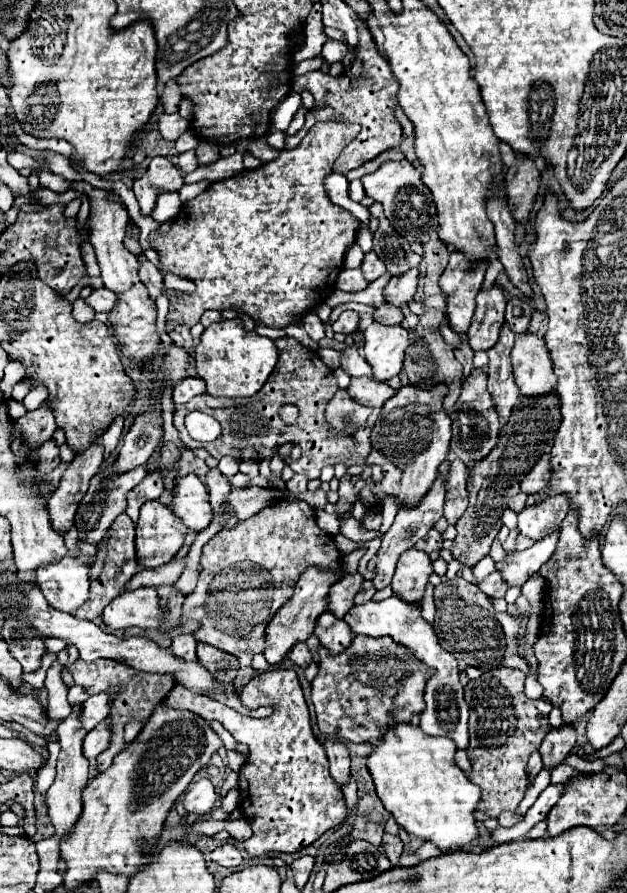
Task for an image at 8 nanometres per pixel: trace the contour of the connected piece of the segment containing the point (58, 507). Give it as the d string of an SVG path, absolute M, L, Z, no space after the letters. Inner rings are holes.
M91 443L89 449L75 455L75 459L67 465L67 471L57 487L57 491L47 501L47 511L51 515L51 527L65 535L73 527L73 519L77 507L87 493L91 477L99 471L103 461L103 447Z

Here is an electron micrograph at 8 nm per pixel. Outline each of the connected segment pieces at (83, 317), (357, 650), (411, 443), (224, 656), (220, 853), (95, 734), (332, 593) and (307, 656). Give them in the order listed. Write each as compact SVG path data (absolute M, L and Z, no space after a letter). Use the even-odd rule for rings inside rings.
M77 299L73 303L73 317L79 321L79 323L89 323L93 321L95 317L95 311L91 307L87 307L87 303L83 299Z
M353 637L351 647L343 653L331 655L319 647L319 655L321 663L311 683L311 701L323 735L331 735L337 741L367 743L383 737L389 727L411 721L413 715L423 711L423 689L427 675L433 675L433 671L393 639Z
M407 385L383 405L371 431L373 449L367 457L367 463L379 463L383 467L383 481L371 485L371 493L377 501L395 497L399 507L415 507L431 489L451 443L451 419L441 405L445 395L447 385L437 385L433 389L417 389Z
M197 643L197 659L203 667L207 667L207 671L217 677L219 683L233 685L233 679L239 669L239 661L233 655L219 651L207 643Z
M225 843L223 847L217 847L213 853L211 853L211 859L225 867L225 869L237 869L241 863L243 863L243 857L241 853L237 851L237 847L233 843Z
M109 719L99 723L99 727L91 729L83 741L83 755L87 759L95 759L99 753L103 753L111 743L111 731L113 731L113 727L111 727Z
M343 575L343 579L339 579L327 593L329 603L327 603L327 611L331 611L333 615L339 615L339 619L353 607L353 597L355 593L361 589L363 585L363 577L357 575Z
M297 643L297 645L293 647L293 651L289 653L289 659L291 659L293 665L305 669L305 667L311 663L311 653L309 653L309 649L307 649L305 643Z

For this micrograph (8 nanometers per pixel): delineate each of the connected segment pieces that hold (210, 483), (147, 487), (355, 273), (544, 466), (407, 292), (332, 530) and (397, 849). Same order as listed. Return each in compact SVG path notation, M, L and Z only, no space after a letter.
M215 467L215 469L209 469L209 473L207 473L207 489L209 489L209 495L211 495L213 513L217 515L221 503L225 501L225 497L227 497L229 491L231 491L231 483L229 483L227 477L223 477L223 473Z
M153 471L135 489L131 489L127 493L127 509L125 509L125 513L131 517L133 523L139 517L141 505L147 503L147 501L159 499L161 493L163 493L163 489L165 487L163 487L163 475L161 475L161 471Z
M343 269L343 271L339 273L337 283L335 283L337 289L347 291L347 293L363 291L367 285L369 285L369 281L363 277L363 271L361 271L361 269Z
M543 457L539 463L535 463L535 467L525 475L523 483L521 483L521 491L527 495L535 495L539 493L543 487L547 487L551 479L551 469L549 469L549 457Z
M411 269L407 271L405 275L399 275L399 277L393 277L383 295L385 295L385 301L393 307L403 307L403 305L409 305L415 297L415 291L417 291L417 277L419 277L419 271L417 269Z
M317 511L315 513L317 517L317 525L327 531L327 535L335 537L339 533L339 517L335 513L325 513L325 511Z
M385 833L385 835L383 835L383 847L385 847L385 855L387 855L387 859L391 861L391 865L397 867L397 865L399 865L399 857L401 857L401 853L403 853L403 843L401 843L401 839L399 839L397 835Z

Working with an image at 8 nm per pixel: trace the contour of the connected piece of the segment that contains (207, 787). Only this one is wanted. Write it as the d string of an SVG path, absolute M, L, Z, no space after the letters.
M199 779L197 783L189 785L189 789L185 791L185 811L187 813L195 813L195 815L205 815L215 807L217 801L217 793L215 787L211 785L209 779Z

